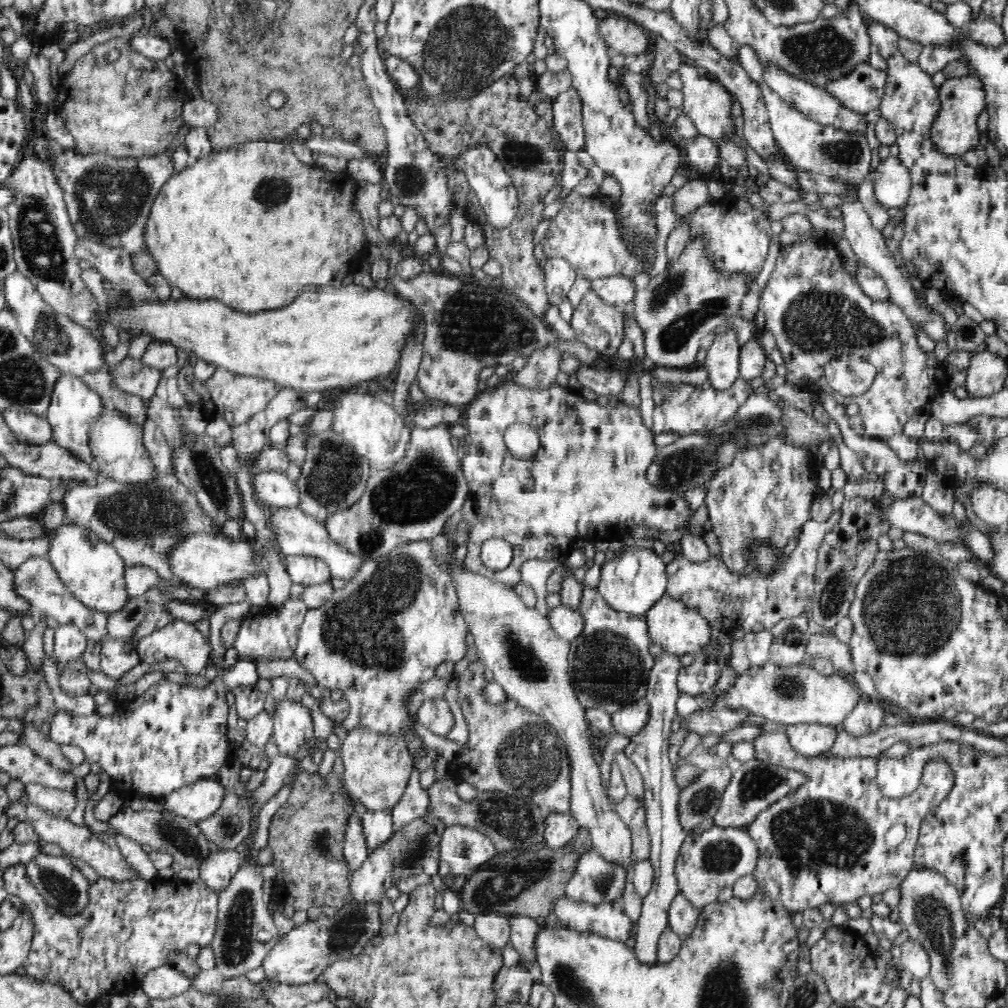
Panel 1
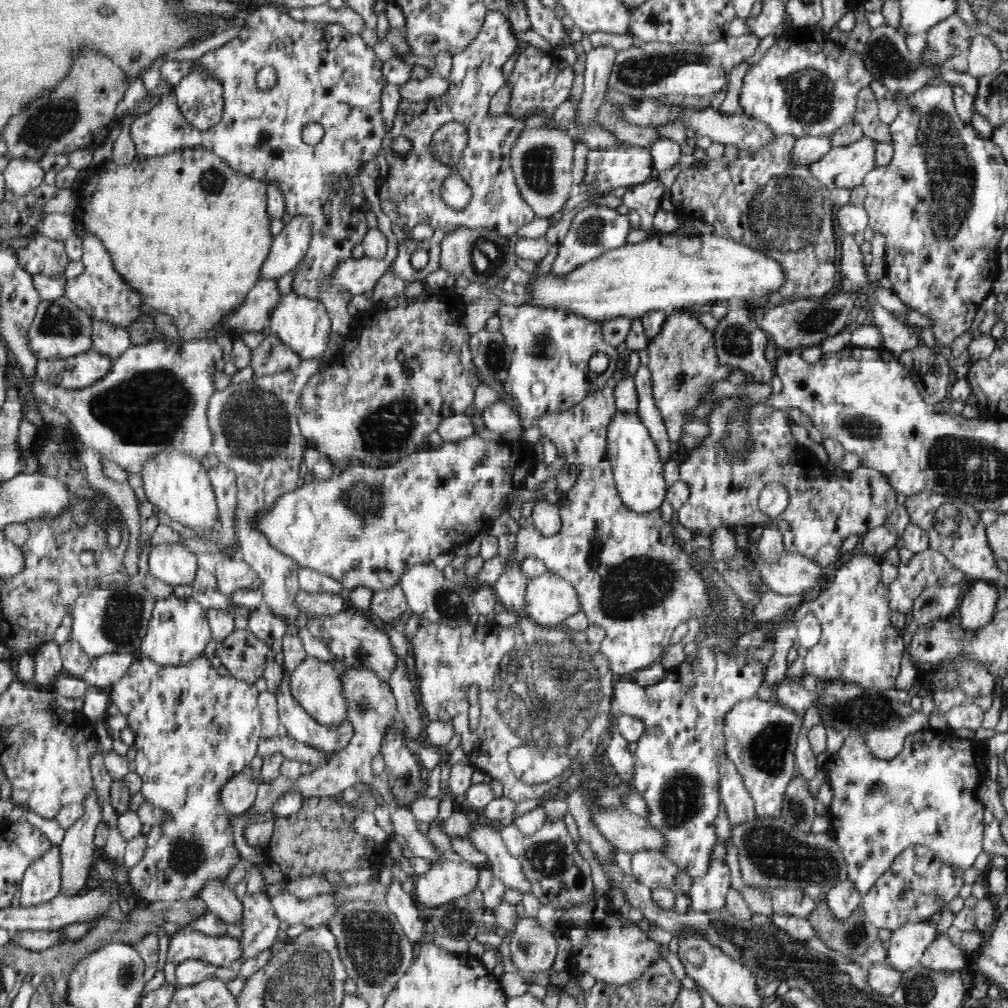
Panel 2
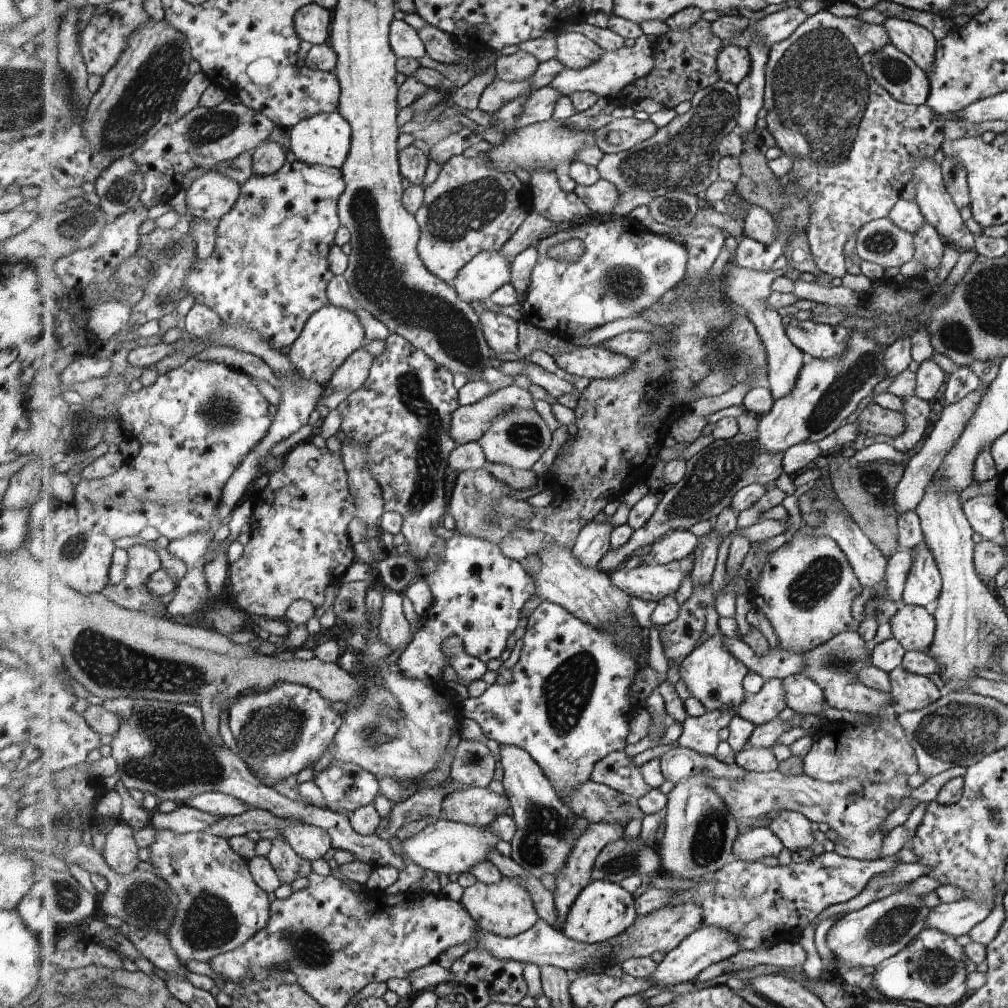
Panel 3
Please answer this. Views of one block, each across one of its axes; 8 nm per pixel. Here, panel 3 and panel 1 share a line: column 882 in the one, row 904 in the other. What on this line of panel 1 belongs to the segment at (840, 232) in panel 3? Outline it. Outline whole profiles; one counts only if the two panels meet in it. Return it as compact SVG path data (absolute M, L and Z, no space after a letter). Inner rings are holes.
M16 864L4 870L3 881L5 890L23 901L33 926L31 949L23 964L26 974L62 985L83 1005L99 1003L101 999L114 995L132 995L140 989L140 983L148 972L169 965L167 959L170 954L186 952L192 944L208 947L215 935L221 892L210 888L202 879L184 882L171 874L160 873L149 879L134 877L114 880L100 876L89 883L86 908L73 915L61 913L46 902L32 885L24 864Z

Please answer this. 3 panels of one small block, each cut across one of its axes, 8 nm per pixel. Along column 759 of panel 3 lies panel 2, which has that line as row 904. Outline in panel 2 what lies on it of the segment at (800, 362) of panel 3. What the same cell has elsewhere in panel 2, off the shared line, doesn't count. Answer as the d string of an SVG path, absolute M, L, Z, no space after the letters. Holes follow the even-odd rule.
M274 891L269 898L278 920L286 920L288 924L304 924L307 928L314 929L320 925L327 925L332 918L337 904L336 896L316 896L301 900L292 894Z

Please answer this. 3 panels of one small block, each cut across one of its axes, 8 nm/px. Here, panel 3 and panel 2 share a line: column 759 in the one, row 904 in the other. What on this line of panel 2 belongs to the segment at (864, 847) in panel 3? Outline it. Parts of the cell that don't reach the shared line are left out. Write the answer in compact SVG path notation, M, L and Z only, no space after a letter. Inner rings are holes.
M776 888L770 890L772 895L773 912L784 915L796 915L808 918L810 912L816 909L814 899L807 897L800 889Z

